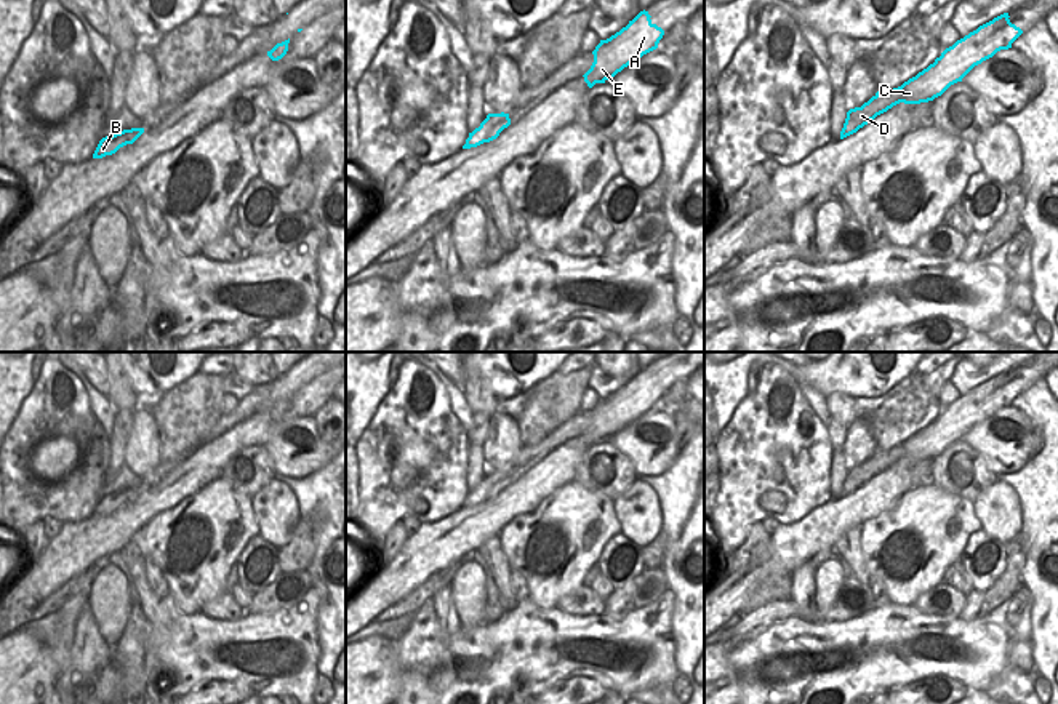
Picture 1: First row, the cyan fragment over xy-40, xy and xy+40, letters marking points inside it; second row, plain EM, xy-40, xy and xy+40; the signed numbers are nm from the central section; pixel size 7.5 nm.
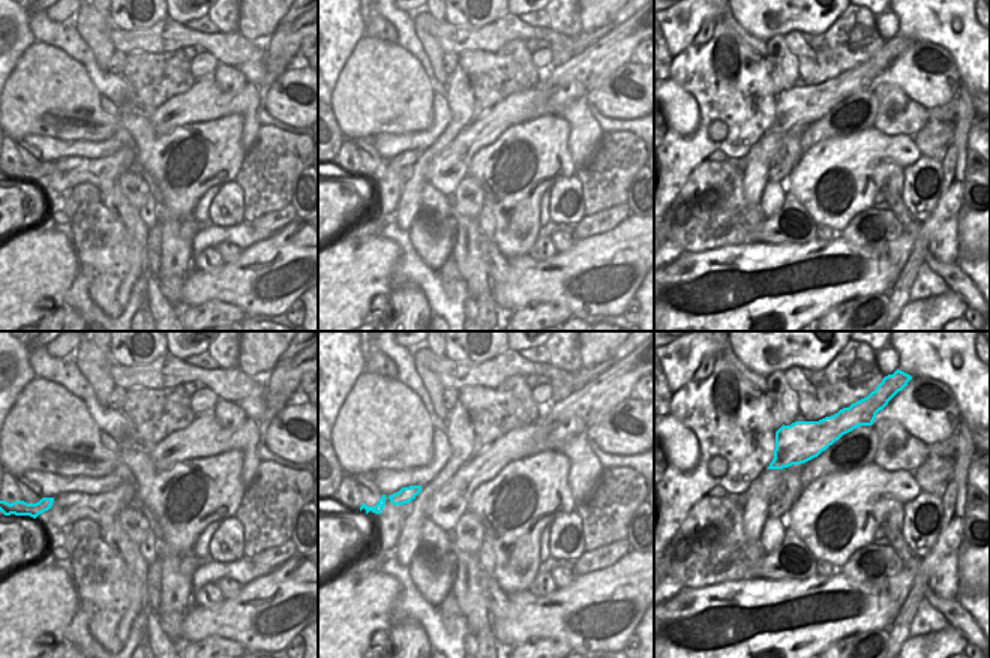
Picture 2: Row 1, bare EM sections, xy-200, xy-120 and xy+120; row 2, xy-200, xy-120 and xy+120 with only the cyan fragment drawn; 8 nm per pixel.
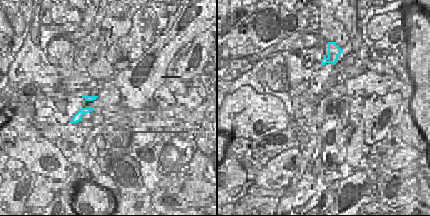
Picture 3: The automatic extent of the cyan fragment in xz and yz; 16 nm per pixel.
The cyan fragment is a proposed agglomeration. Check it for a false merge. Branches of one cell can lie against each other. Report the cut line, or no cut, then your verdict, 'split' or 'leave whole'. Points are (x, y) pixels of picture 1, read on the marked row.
xy-40 (109, 136), (128, 143) | split

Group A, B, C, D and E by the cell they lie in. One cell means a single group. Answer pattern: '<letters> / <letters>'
A C D E / B

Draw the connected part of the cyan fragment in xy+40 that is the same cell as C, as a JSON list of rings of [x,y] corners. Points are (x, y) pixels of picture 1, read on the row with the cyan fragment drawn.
[[[1008,13],[980,26],[952,46],[946,48],[940,58],[916,77],[888,93],[877,91],[861,107],[850,109],[840,139],[856,133],[877,115],[893,106],[920,104],[941,96],[951,85],[962,78],[978,64],[992,58],[1000,50],[1012,48],[1012,43],[1023,34],[1020,27],[1010,22]]]

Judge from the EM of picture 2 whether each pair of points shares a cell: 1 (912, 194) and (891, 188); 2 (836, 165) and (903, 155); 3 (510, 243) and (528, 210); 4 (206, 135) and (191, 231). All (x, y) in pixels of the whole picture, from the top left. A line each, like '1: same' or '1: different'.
1: different
2: same
3: same
4: different

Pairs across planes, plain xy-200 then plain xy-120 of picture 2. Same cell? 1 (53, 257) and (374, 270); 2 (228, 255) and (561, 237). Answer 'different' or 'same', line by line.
1: same
2: same

